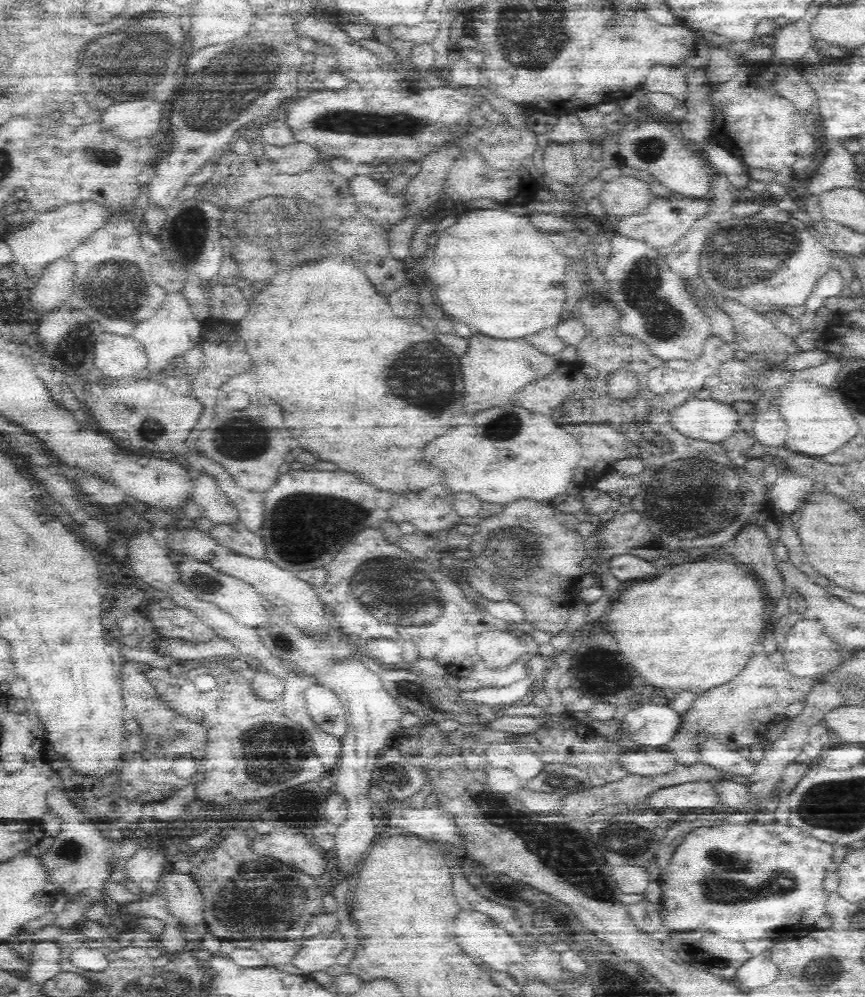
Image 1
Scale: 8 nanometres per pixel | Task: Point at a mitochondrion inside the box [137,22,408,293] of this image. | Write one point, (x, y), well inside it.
(212, 101)

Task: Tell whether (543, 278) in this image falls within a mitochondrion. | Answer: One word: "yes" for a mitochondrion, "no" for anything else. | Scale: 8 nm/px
no

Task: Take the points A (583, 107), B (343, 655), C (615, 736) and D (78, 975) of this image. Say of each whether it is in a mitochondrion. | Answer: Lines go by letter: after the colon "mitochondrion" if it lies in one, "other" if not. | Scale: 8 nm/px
A: other
B: other
C: other
D: other

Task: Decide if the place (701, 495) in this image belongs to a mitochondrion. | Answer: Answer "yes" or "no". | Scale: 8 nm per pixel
yes

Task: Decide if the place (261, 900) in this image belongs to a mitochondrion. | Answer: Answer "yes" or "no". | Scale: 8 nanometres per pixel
yes

